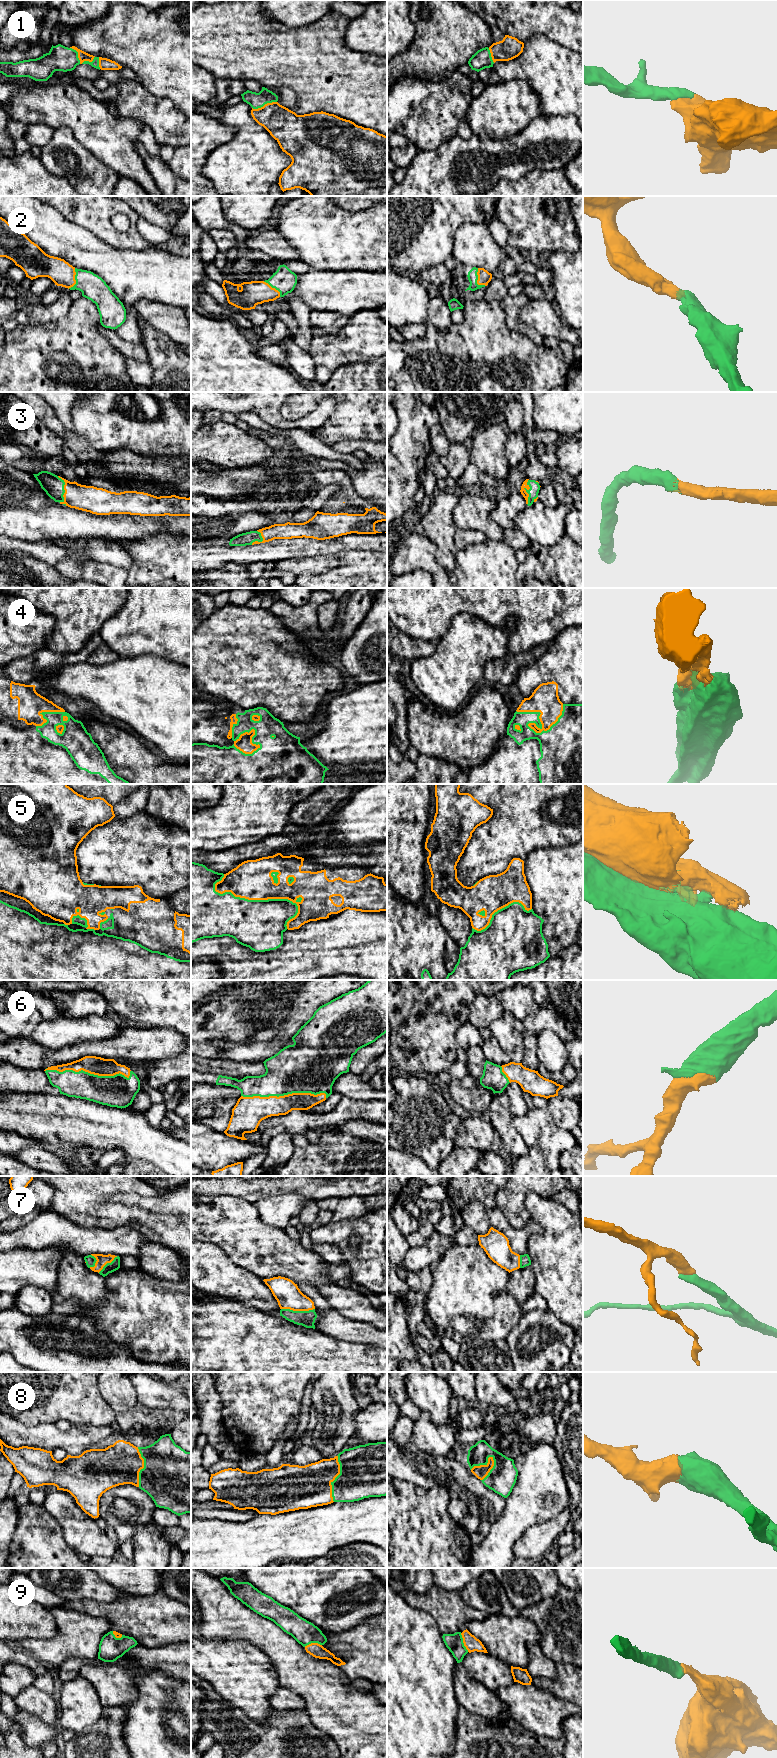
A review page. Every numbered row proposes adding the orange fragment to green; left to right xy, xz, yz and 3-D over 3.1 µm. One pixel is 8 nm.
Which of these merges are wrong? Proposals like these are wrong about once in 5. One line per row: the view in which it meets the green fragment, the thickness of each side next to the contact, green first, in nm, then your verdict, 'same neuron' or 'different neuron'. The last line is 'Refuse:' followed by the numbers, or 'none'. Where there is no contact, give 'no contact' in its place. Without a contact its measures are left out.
1: contact in xy; calibres 200 and 80 nm; same neuron
2: contact in yz; calibres 80 and 110 nm; same neuron
3: contact in xy; calibres 160 and 220 nm; same neuron
4: contact in yz; calibres 360 and 220 nm; same neuron
5: contact in xz; calibres 400 and 320 nm; different neuron
6: contact in xy; calibres 240 and 150 nm; same neuron
7: contact in xz; calibres 130 and 200 nm; same neuron
8: contact in yz; calibres 220 and 100 nm; same neuron
9: contact in yz; calibres 140 and 120 nm; same neuron
Refuse: 5

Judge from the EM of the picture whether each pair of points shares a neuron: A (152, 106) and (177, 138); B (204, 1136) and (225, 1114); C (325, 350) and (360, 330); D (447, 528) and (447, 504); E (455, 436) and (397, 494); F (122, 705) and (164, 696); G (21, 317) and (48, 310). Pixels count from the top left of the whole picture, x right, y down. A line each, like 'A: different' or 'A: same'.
A: same
B: different
C: same
D: same
E: different
F: same
G: same

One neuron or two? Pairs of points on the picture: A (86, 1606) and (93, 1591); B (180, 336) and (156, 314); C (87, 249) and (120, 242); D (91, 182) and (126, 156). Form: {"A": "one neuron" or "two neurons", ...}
{"A": "two neurons", "B": "one neuron", "C": "two neurons", "D": "two neurons"}

